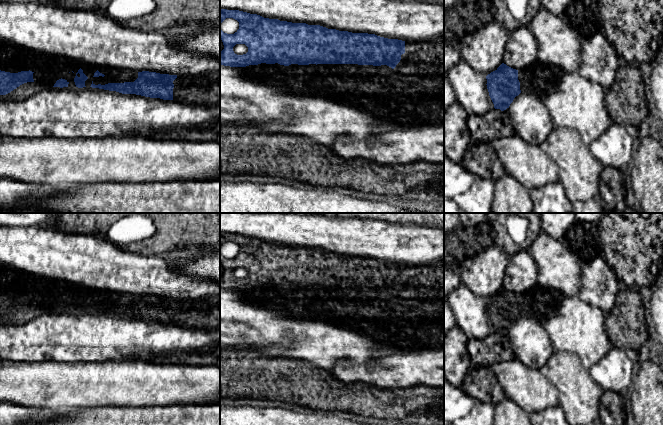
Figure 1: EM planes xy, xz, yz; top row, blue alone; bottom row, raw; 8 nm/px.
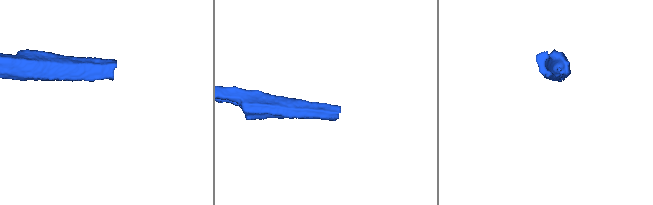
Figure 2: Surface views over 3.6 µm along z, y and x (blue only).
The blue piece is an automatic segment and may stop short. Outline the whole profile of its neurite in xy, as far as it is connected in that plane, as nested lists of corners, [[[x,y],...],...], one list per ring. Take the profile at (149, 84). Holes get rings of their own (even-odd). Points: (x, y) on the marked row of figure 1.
[[[142,71],[138,72],[134,82],[95,85],[92,81],[90,87],[204,107],[220,107],[220,72],[194,76]]]

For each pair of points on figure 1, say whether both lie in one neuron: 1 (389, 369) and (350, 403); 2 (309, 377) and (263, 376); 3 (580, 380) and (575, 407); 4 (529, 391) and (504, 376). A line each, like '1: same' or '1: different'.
1: different
2: same
3: same
4: same

